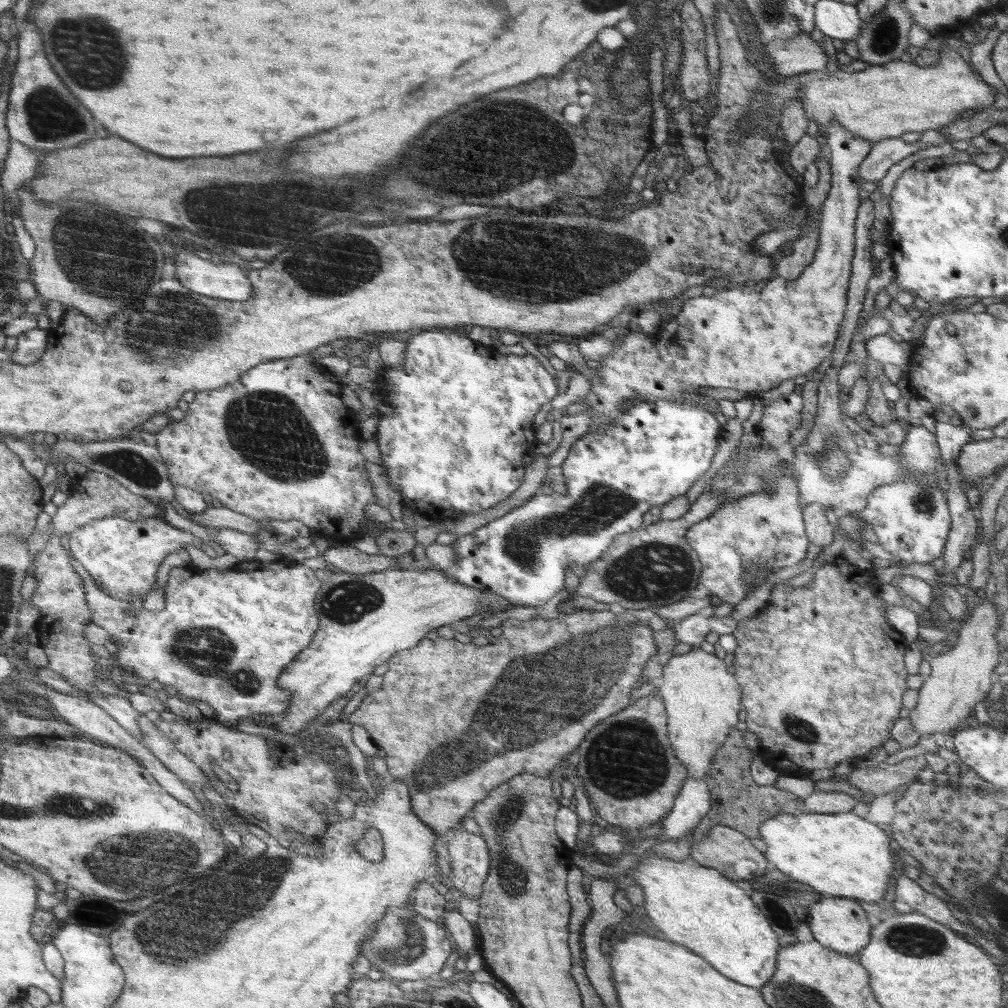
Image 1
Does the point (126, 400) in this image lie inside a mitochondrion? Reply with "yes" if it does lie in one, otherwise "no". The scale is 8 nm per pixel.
no

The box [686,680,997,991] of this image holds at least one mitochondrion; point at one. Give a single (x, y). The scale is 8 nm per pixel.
(915, 939)

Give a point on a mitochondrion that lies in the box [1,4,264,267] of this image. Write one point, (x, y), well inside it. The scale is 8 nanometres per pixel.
(75, 41)

